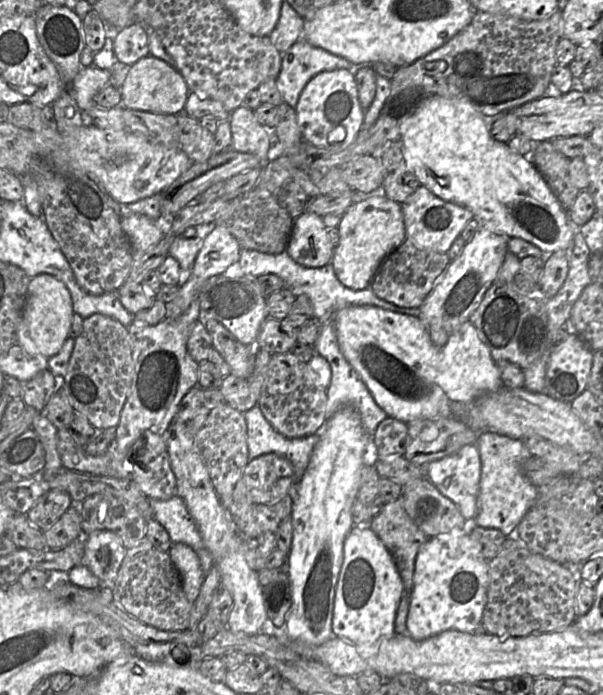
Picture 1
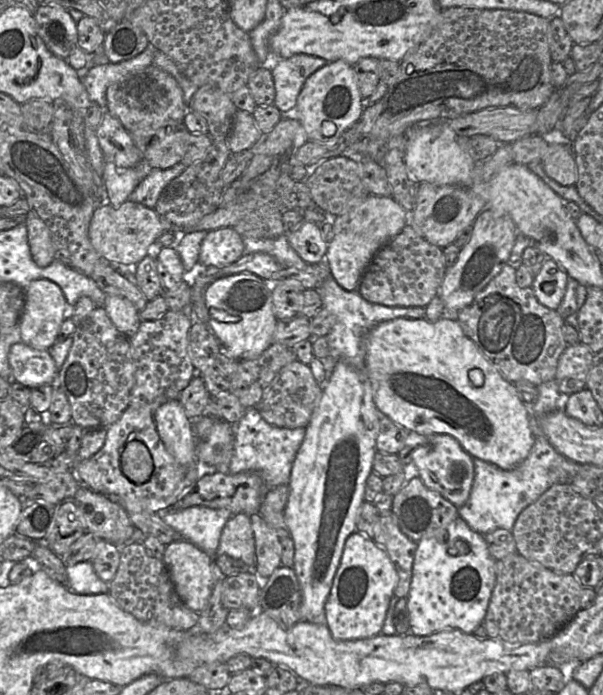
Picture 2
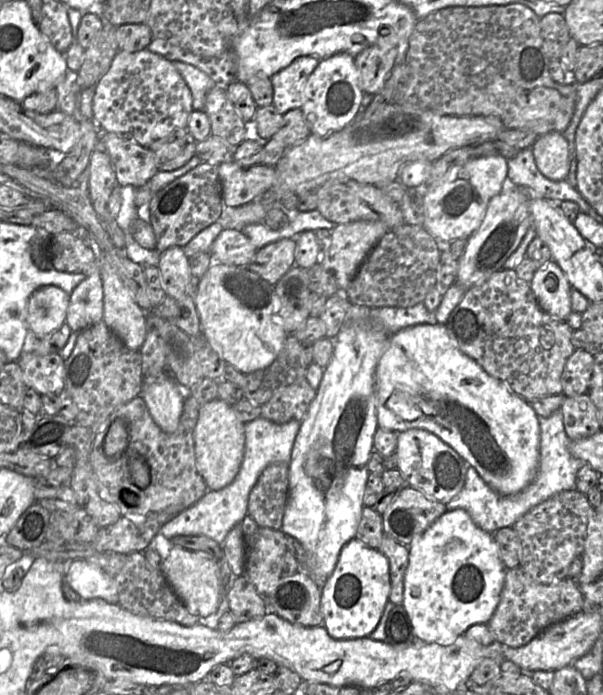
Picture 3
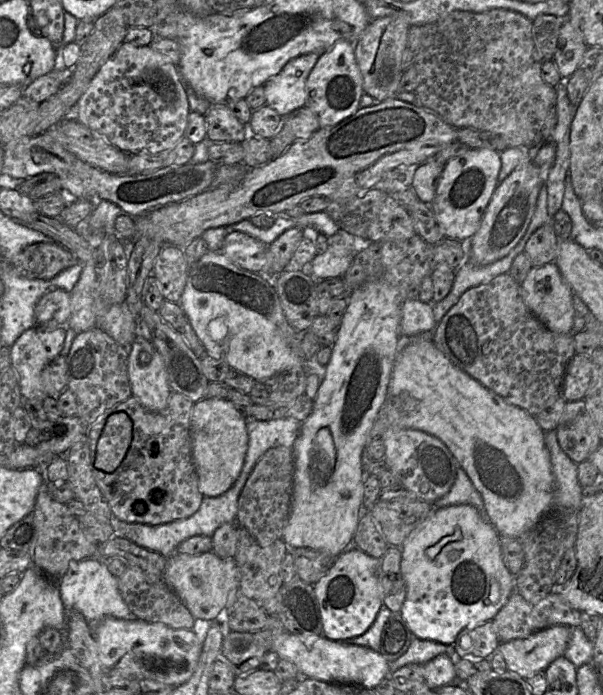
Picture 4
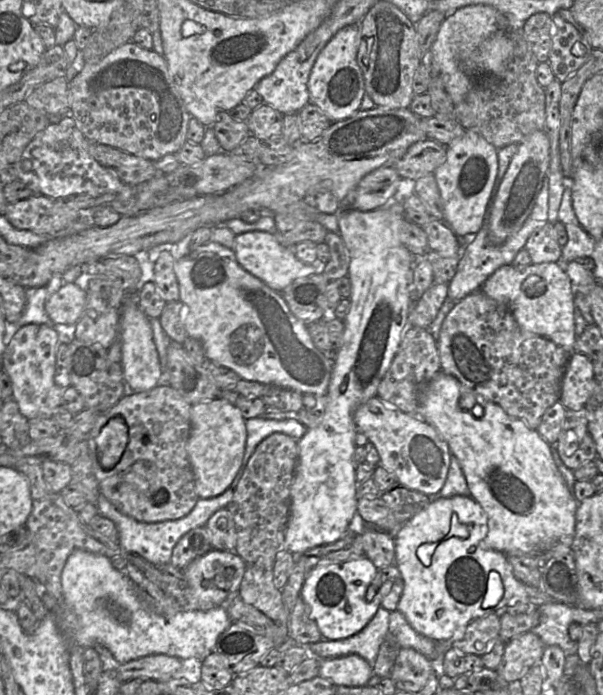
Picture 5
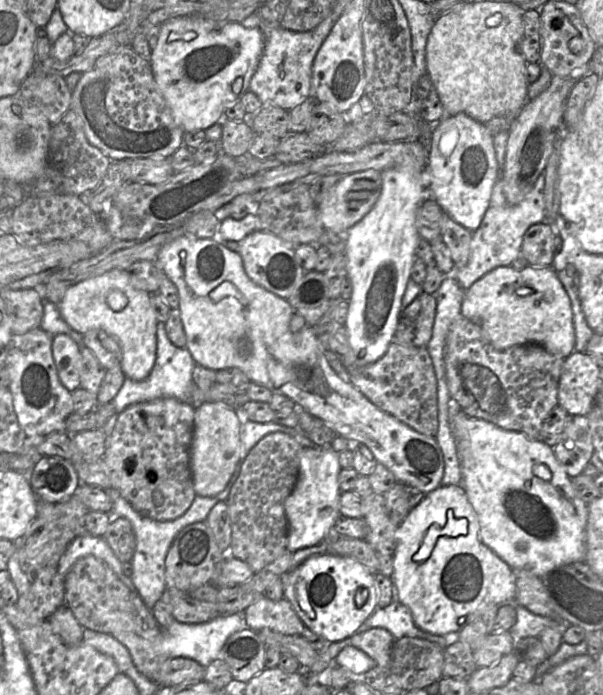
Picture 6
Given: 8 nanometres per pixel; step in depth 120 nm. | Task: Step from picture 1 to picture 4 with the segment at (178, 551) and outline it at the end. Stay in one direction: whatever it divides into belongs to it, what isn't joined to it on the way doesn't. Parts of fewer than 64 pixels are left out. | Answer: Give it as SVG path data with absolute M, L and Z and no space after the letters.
M213 551L198 555L175 552L167 558L164 579L176 593L195 619L214 621L222 610L228 610L235 603L239 592L239 569L234 558L221 558Z

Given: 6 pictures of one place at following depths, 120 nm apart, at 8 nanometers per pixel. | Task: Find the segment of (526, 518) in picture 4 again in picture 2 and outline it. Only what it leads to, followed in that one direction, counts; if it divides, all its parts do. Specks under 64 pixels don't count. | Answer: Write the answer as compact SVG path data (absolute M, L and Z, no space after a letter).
M395 318L380 323L367 334L366 368L372 386L373 400L381 415L387 416L401 428L420 435L447 434L453 437L473 458L492 463L503 470L517 467L527 458L534 445L535 437L531 427L531 414L527 404L519 397L514 383L508 381L498 369L484 356L477 345L463 332L454 318L441 318L436 322L427 319Z

